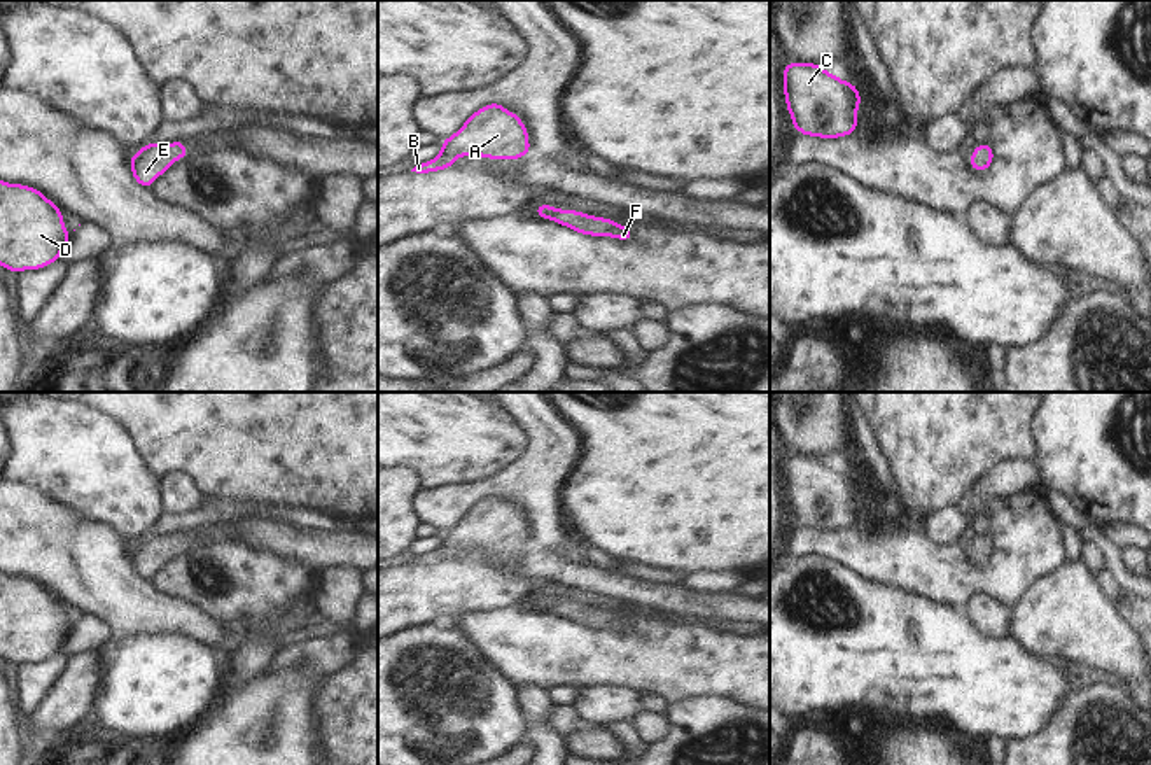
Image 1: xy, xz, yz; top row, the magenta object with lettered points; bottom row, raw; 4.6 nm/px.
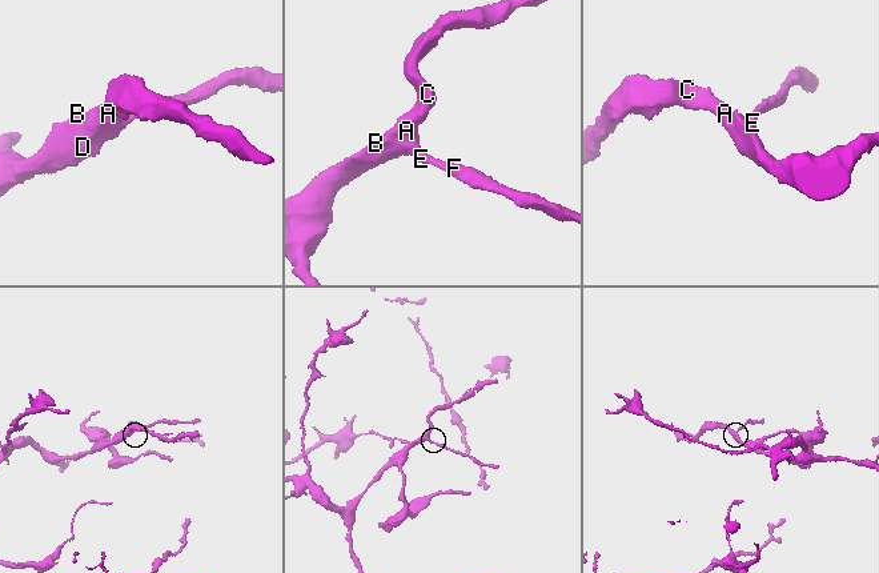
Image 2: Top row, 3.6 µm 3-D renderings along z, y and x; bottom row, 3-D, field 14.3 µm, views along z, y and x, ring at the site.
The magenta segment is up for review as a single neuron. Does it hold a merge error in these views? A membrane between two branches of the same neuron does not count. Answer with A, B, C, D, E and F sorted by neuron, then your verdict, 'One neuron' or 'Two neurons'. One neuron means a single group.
Groups: A B C D E F. One neuron.

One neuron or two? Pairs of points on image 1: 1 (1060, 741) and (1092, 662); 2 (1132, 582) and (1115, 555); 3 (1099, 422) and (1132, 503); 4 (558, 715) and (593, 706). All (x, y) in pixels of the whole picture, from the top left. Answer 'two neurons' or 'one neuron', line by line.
1: two neurons
2: one neuron
3: one neuron
4: two neurons

